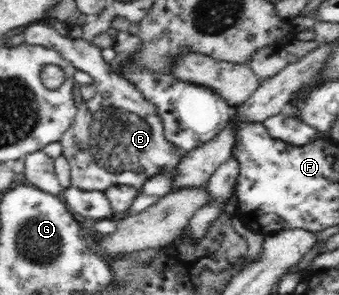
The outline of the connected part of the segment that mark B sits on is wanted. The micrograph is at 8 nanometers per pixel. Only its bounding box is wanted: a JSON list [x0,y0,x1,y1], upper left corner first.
[17,22,184,191]

